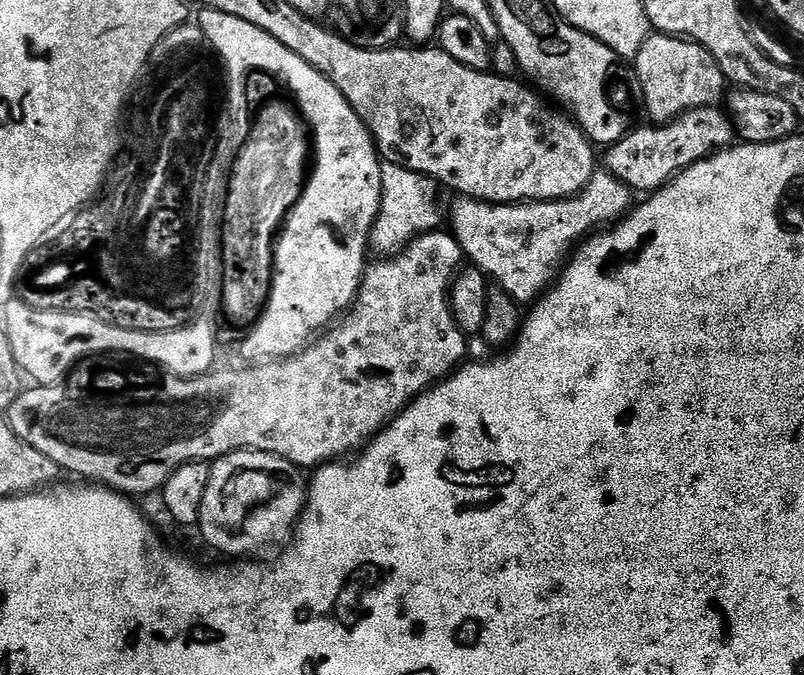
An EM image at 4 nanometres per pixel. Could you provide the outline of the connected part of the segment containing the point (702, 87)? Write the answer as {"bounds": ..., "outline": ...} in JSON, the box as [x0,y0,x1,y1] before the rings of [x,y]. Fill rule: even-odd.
{"bounds":[634,34,726,122],"outline":[[[667,34],[649,35],[648,41],[634,57],[634,64],[644,104],[649,114],[656,119],[653,121],[667,122],[695,108],[719,105],[719,100],[724,96],[726,81],[718,62],[712,53],[695,40]]]}

